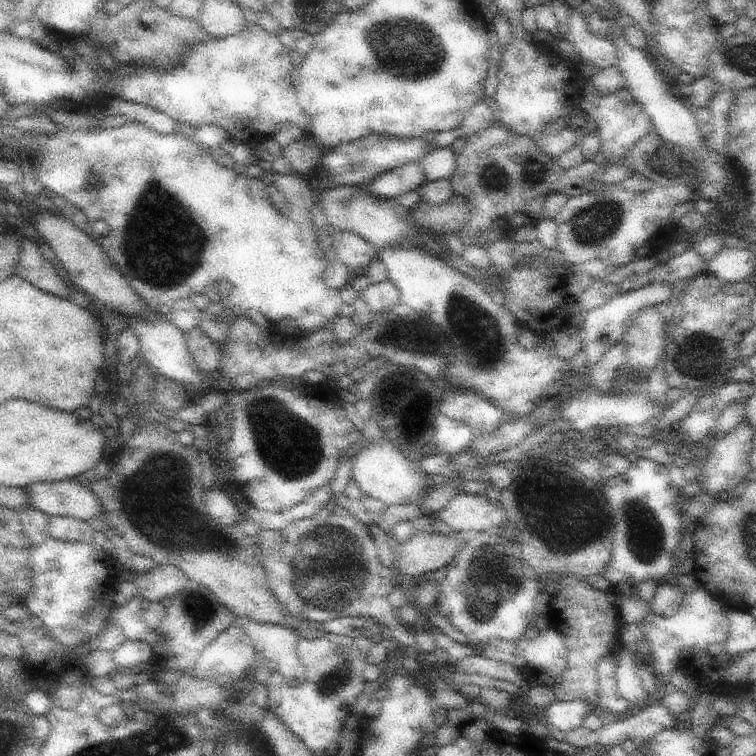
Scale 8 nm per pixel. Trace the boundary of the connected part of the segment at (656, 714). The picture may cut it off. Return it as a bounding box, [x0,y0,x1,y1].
[563,696,675,748]

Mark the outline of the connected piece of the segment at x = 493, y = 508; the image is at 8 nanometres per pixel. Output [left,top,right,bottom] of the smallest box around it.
[433,490,505,536]

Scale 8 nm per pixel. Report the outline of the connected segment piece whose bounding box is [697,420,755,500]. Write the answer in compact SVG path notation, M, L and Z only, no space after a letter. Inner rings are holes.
M741 420L733 432L725 434L723 438L719 438L711 444L711 454L701 462L701 474L697 478L697 482L701 480L705 486L703 490L699 490L701 498L711 500L721 490L723 492L739 492L741 490L741 486L747 482L747 474L751 472L749 454L753 450L753 444L751 444L753 436L755 436L755 432L747 424L747 420Z

